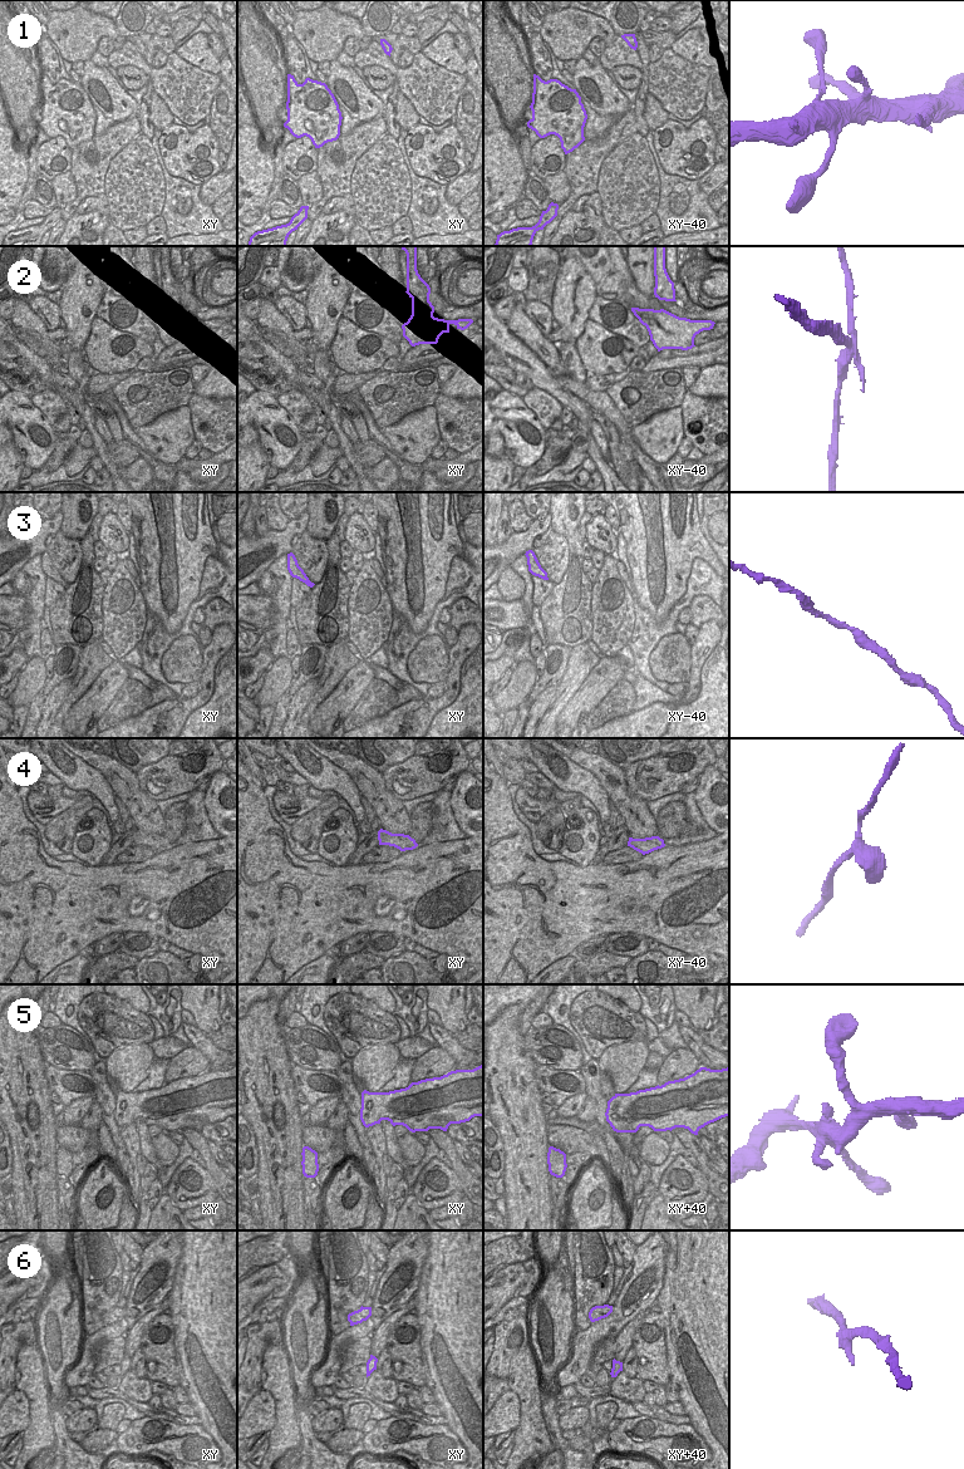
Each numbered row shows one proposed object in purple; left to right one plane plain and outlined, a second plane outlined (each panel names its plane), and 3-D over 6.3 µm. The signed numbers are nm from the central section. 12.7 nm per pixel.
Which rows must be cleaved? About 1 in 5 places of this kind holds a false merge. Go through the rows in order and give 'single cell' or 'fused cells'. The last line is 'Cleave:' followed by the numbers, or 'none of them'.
1: single cell
2: fused cells
3: single cell
4: single cell
5: single cell
6: single cell
Cleave: 2

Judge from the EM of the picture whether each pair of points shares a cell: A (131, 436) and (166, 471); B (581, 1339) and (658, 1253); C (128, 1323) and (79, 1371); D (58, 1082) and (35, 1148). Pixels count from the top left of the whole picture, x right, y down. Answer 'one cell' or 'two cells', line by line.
A: one cell
B: one cell
C: one cell
D: two cells

